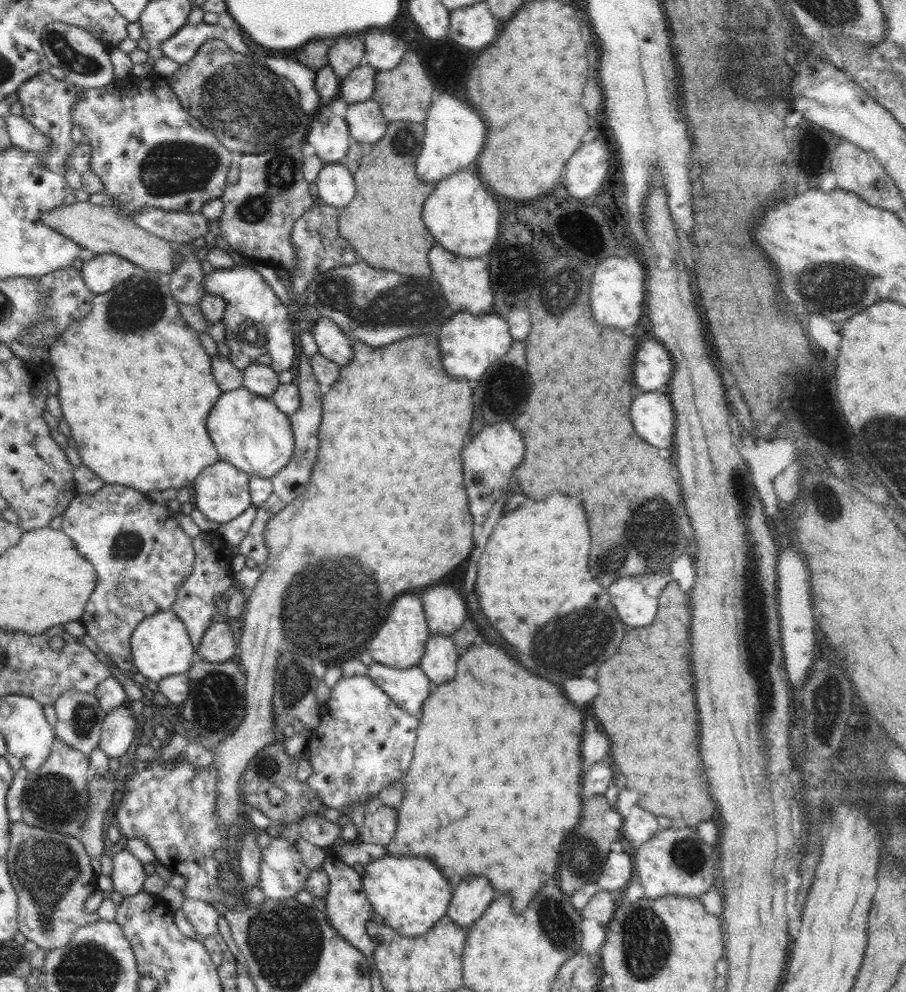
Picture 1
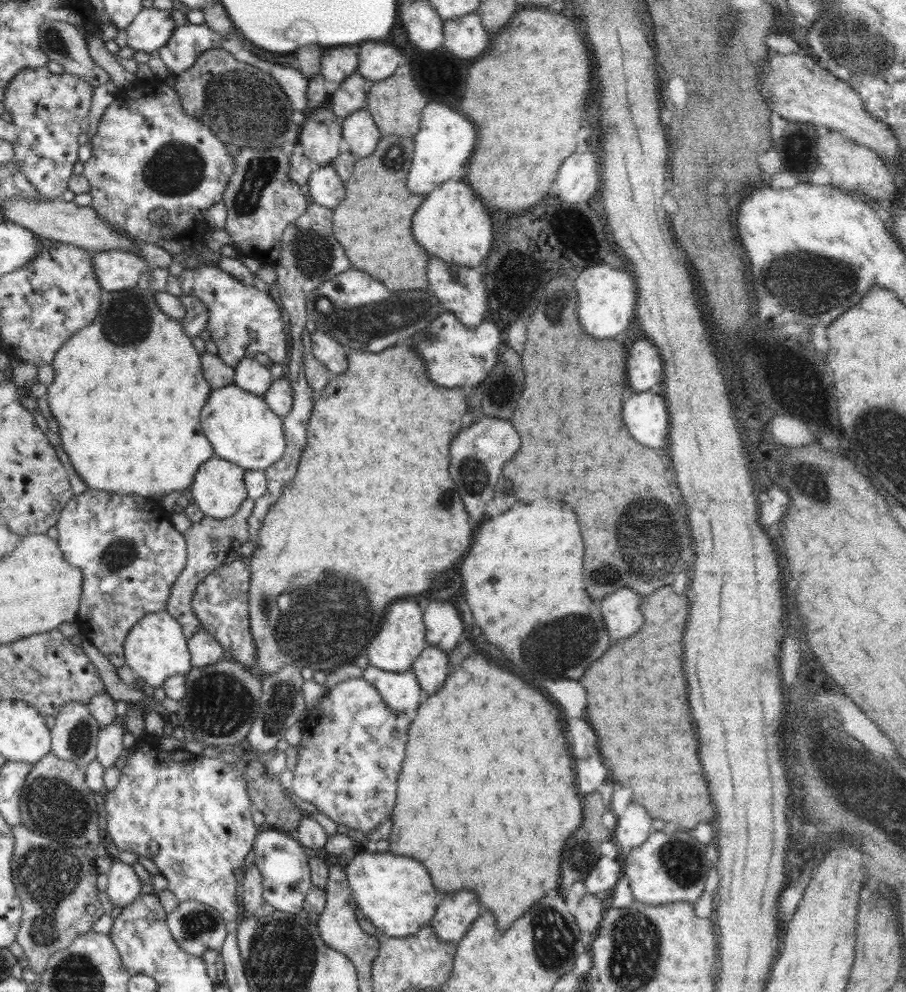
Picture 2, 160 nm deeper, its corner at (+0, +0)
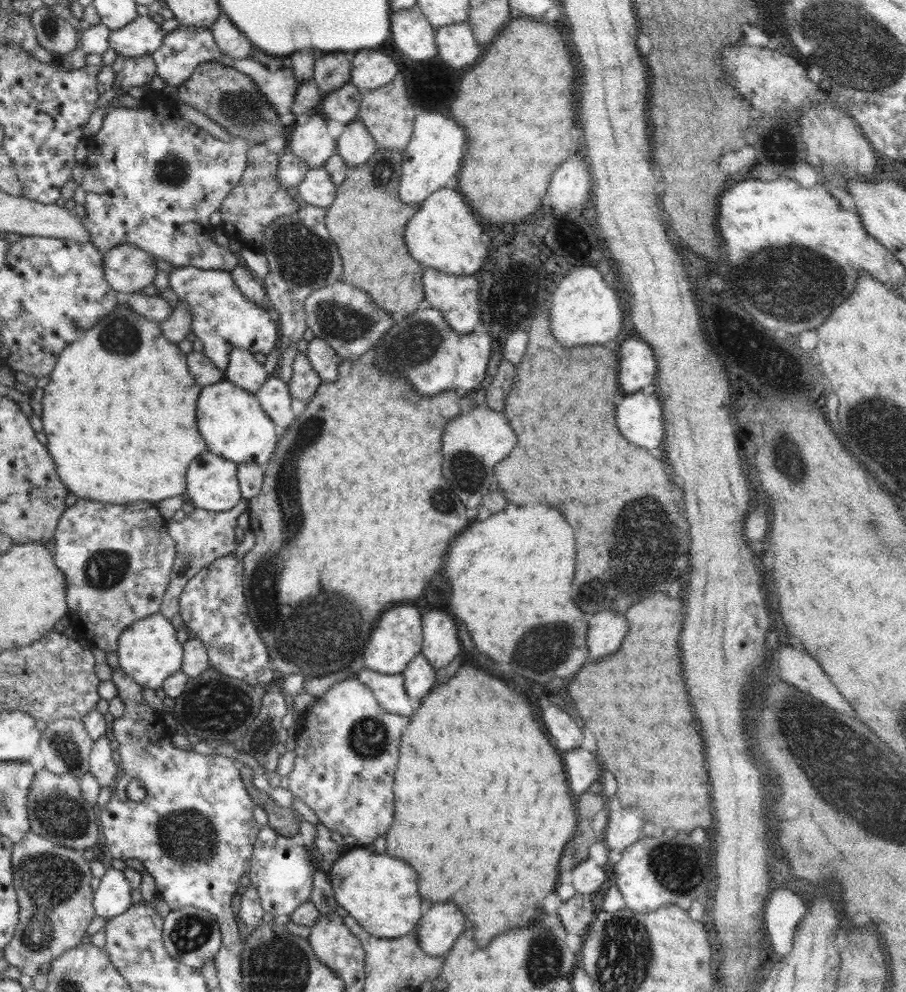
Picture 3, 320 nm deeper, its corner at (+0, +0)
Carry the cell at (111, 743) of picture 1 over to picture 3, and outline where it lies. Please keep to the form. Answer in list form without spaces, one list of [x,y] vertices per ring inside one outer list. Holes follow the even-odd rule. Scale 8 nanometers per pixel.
[[[107,736],[99,737],[94,741],[89,756],[89,772],[100,783],[100,786],[109,786],[118,774],[118,764],[114,761],[114,752]]]

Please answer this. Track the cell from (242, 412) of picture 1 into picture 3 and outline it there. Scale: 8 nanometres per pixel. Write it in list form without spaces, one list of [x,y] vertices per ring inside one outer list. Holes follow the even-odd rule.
[[[228,380],[203,386],[197,400],[196,418],[199,433],[202,435],[209,452],[236,464],[256,464],[264,470],[267,468],[266,465],[272,458],[276,444],[278,444],[279,430],[268,418],[253,393]]]

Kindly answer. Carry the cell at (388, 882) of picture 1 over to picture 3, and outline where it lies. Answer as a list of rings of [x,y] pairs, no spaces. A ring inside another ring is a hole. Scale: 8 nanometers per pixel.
[[[358,845],[342,855],[326,875],[337,904],[371,936],[399,938],[417,929],[424,910],[420,910],[422,900],[418,896],[418,874],[406,862]]]

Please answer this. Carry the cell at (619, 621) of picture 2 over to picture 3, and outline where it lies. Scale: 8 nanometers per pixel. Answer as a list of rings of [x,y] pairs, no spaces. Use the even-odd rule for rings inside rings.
[[[598,612],[588,620],[590,658],[600,660],[616,652],[628,632],[628,622],[618,612]]]

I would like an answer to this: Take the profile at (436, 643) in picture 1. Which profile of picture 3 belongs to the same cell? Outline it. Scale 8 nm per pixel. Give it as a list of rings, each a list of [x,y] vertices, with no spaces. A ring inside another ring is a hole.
[[[422,654],[416,655],[401,672],[404,688],[410,700],[417,705],[435,686],[436,670]]]

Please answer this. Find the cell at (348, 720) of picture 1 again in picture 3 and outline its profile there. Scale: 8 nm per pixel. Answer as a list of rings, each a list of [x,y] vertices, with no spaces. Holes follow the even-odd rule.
[[[357,678],[334,683],[322,697],[316,698],[316,703],[298,720],[294,768],[288,775],[287,789],[312,809],[326,828],[354,836],[359,846],[371,848],[371,843],[379,836],[384,836],[393,823],[393,784],[399,746],[409,722],[409,717],[386,712],[373,692]]]

